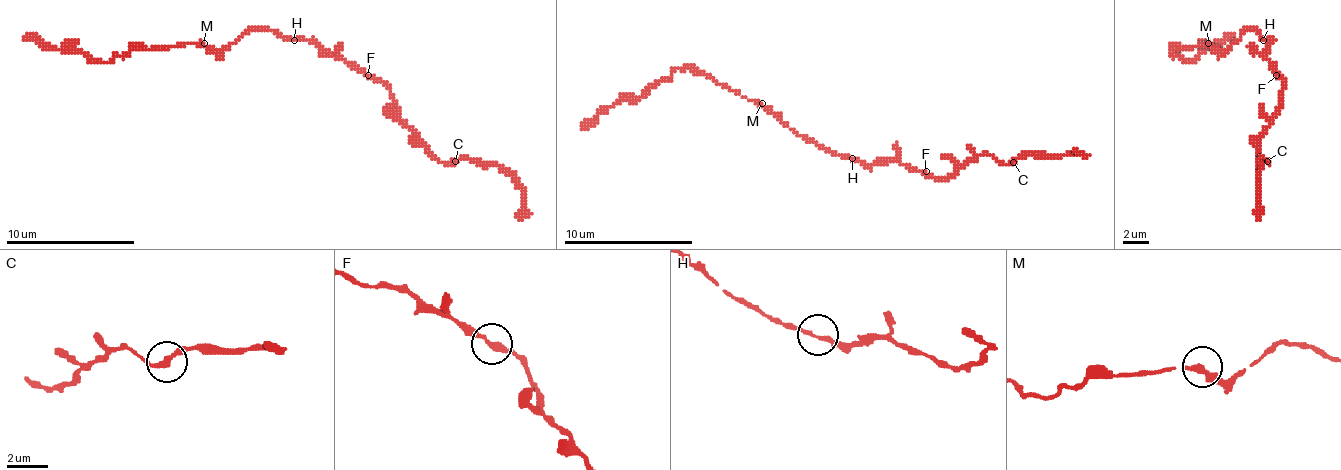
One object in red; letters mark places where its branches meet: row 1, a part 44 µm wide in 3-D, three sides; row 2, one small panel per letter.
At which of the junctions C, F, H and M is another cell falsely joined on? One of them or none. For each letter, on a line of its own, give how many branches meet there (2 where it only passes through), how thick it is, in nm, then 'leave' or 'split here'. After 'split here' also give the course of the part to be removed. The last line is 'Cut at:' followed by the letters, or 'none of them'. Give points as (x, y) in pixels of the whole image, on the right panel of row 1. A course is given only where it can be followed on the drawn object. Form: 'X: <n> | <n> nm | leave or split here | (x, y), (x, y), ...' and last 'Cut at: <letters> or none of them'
C: 2 | 240 nm | leave
F: 2 | 240 nm | leave
H: 2 | 200 nm | leave
M: 2 | 240 nm | leave
Cut at: none of them

